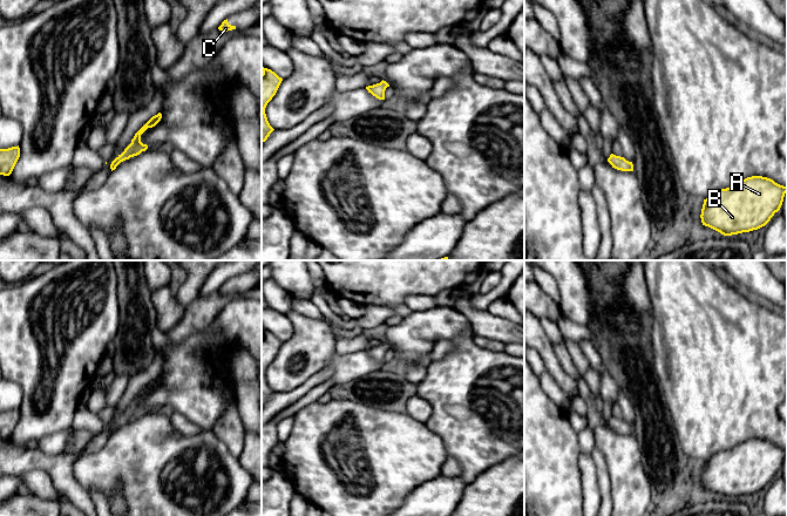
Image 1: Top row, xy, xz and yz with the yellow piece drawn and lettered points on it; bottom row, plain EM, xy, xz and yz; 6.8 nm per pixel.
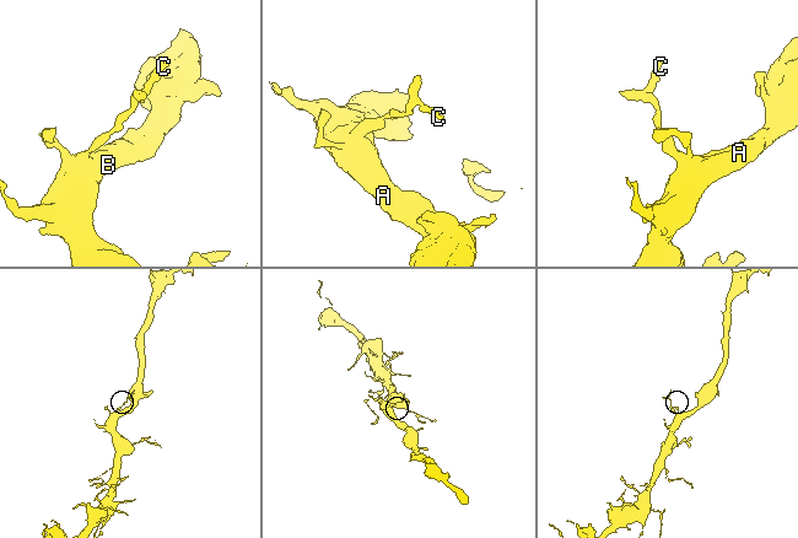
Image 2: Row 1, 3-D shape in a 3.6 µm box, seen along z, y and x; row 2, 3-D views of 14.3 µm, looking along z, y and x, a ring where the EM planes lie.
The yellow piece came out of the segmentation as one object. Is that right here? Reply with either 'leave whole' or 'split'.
leave whole

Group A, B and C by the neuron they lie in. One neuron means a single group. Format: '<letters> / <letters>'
A B C

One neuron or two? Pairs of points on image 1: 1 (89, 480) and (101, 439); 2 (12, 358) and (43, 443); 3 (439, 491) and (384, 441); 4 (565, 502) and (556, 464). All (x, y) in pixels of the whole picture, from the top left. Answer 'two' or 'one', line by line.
1: two
2: two
3: two
4: one

